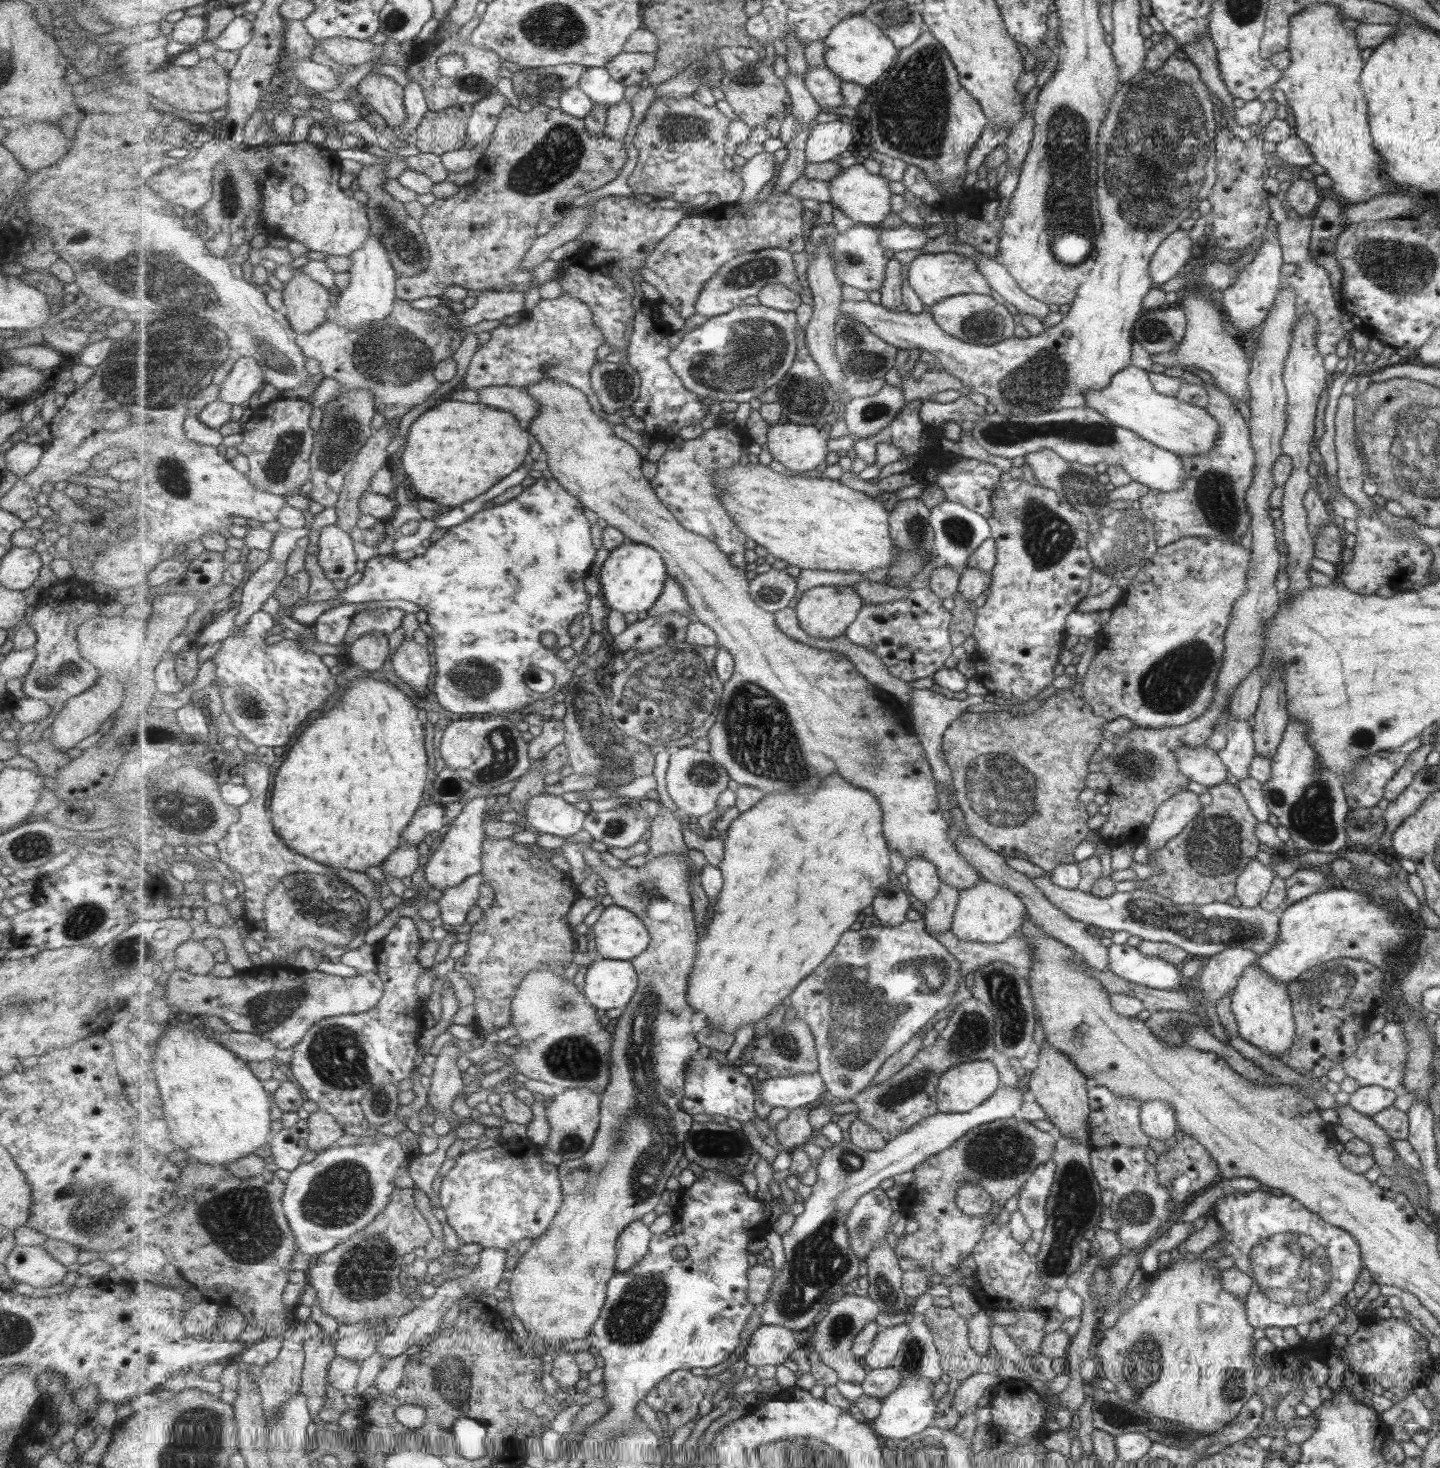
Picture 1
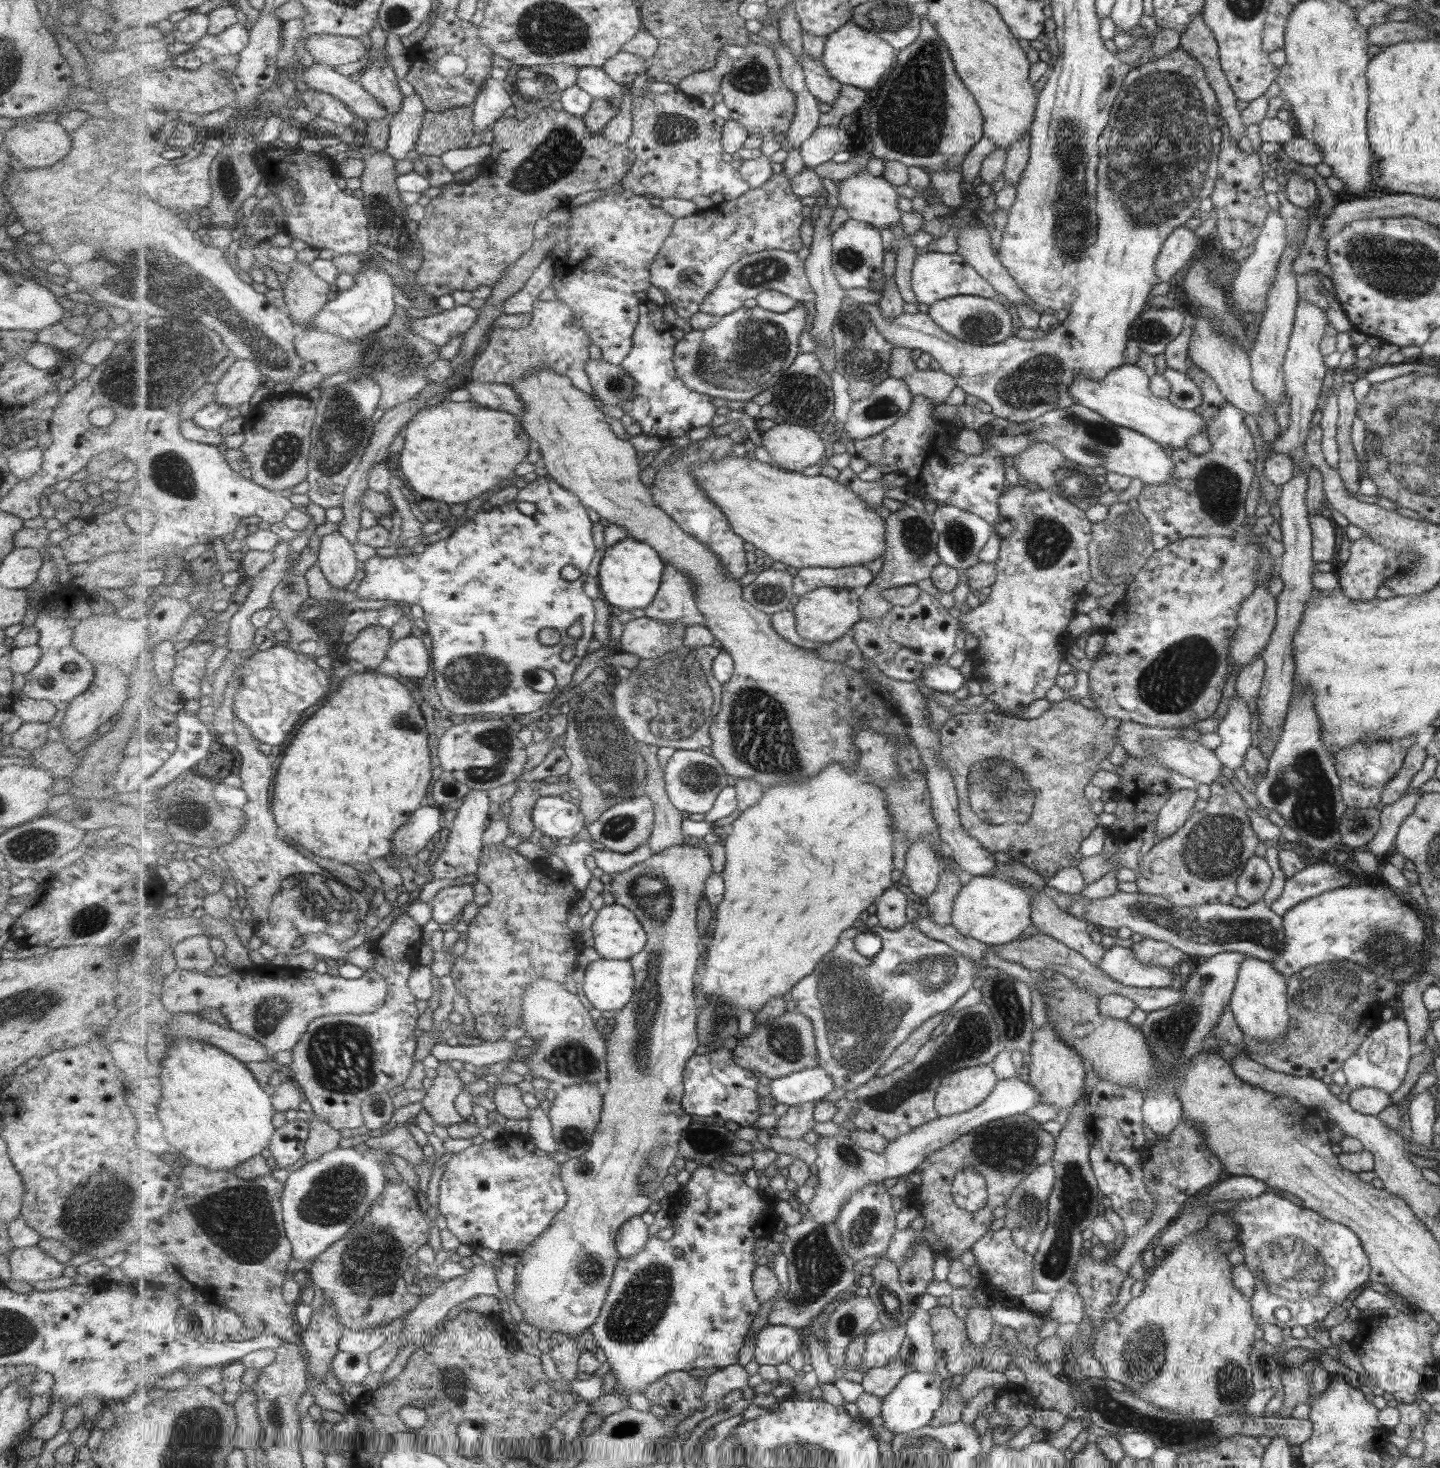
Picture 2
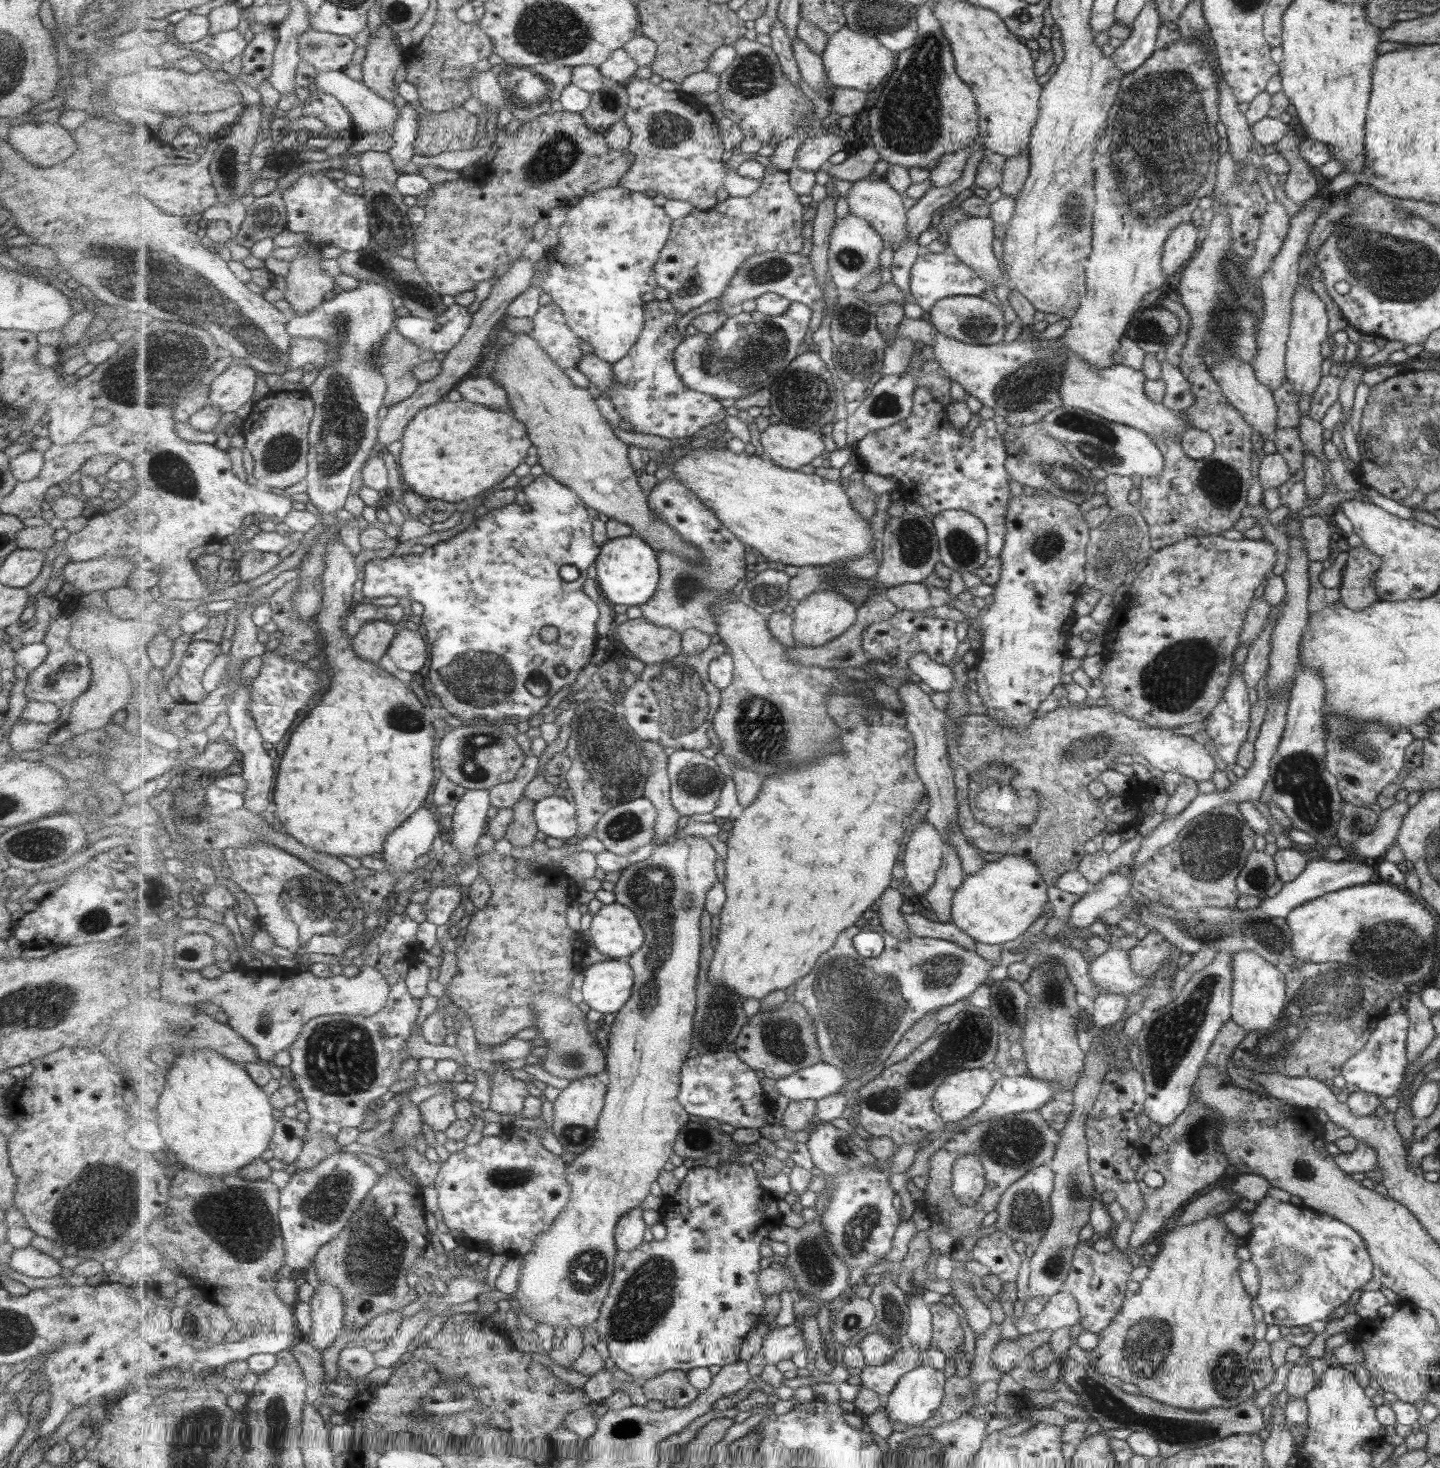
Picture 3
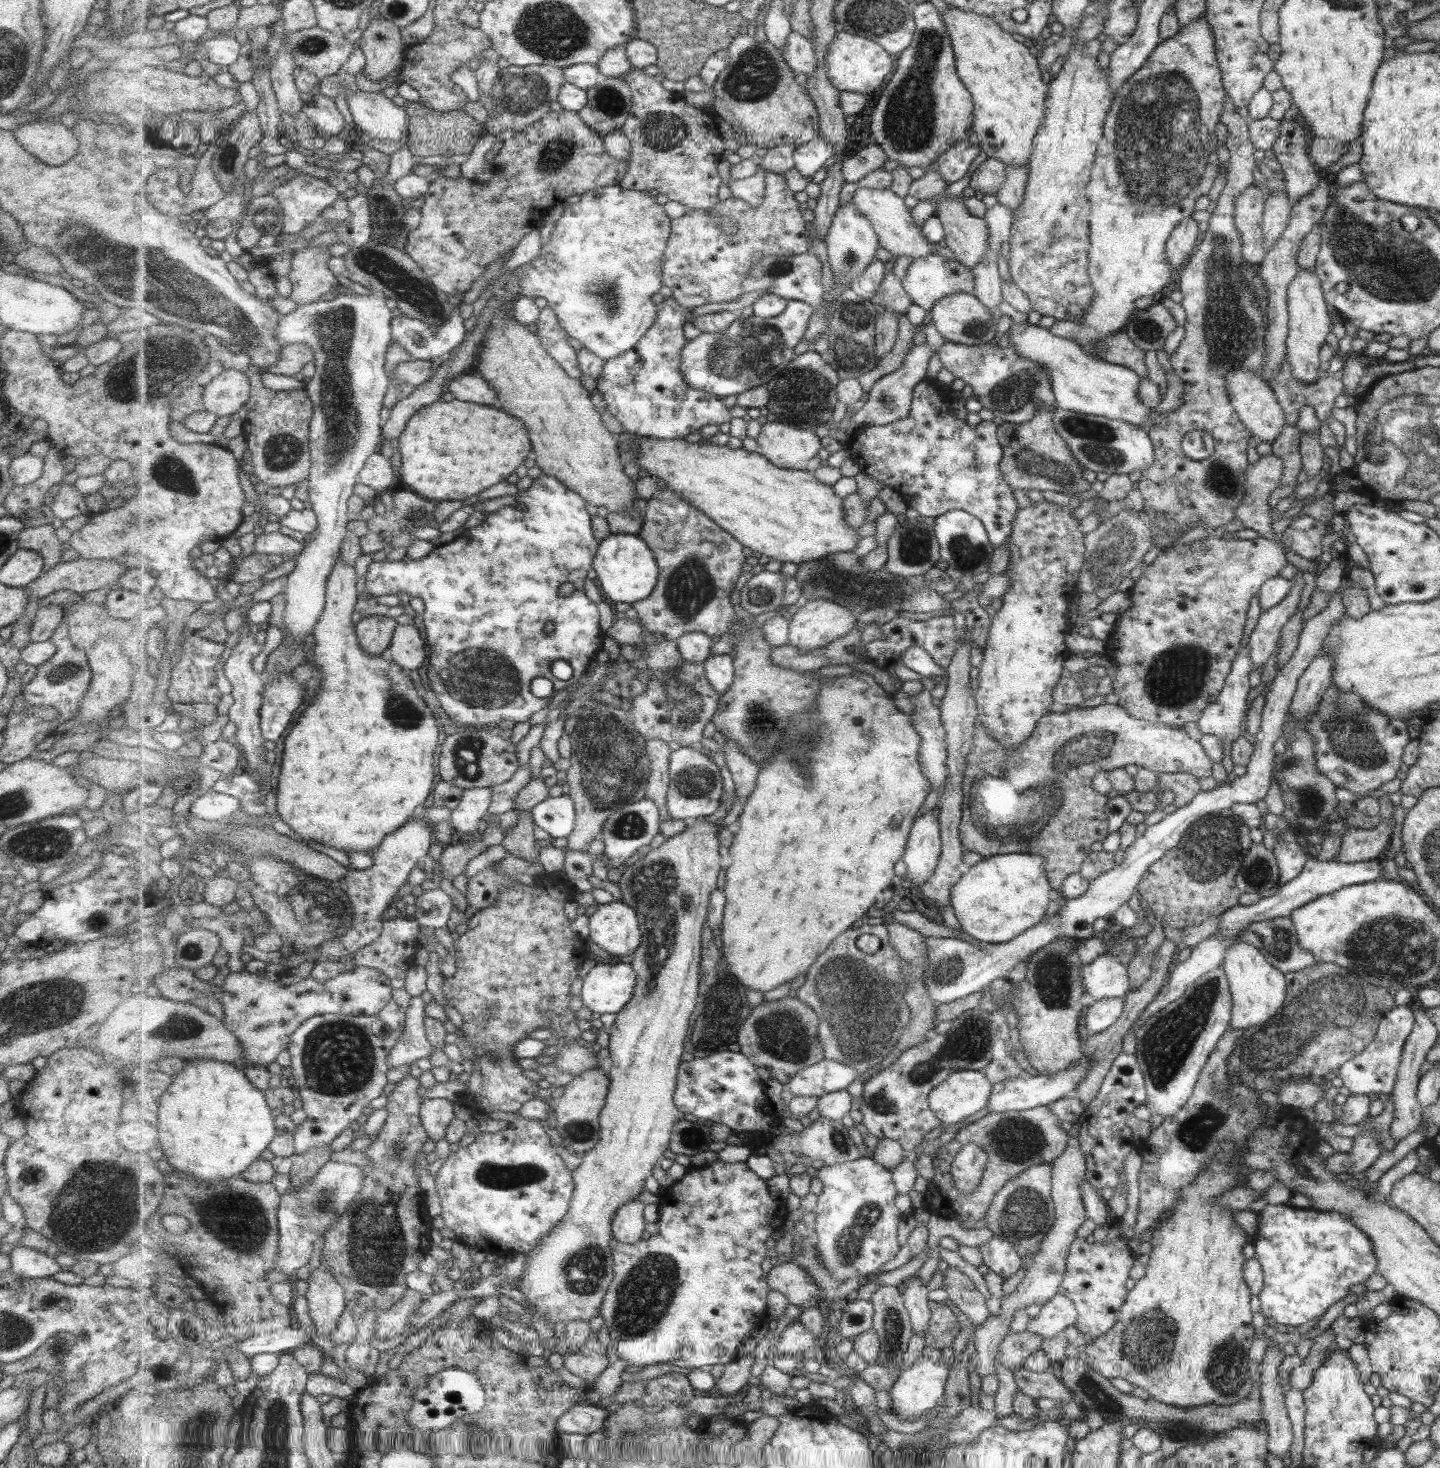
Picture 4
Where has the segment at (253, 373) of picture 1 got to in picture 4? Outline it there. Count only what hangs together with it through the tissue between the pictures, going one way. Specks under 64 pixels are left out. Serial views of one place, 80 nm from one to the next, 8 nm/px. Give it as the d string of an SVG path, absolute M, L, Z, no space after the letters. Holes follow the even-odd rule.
M226 368L214 378L203 393L203 409L217 416L236 416L251 396L251 383L248 374Z

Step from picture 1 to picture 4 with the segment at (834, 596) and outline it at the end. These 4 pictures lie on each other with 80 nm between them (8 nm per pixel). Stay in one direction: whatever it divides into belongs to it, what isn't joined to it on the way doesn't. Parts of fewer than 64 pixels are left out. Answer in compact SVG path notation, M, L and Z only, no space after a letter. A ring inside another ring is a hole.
M819 599L803 601L790 622L789 645L796 646L802 653L823 648L833 641L847 636L858 624L859 616L853 611L831 601Z

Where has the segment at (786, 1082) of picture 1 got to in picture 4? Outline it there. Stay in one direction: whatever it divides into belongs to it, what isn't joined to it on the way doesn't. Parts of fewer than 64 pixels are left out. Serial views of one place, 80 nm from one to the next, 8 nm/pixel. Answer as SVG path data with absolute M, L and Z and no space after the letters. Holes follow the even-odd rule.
M823 1059L821 1062L808 1066L796 1074L784 1086L784 1090L797 1096L817 1096L843 1091L857 1080L860 1072L856 1066L839 1062L837 1059Z

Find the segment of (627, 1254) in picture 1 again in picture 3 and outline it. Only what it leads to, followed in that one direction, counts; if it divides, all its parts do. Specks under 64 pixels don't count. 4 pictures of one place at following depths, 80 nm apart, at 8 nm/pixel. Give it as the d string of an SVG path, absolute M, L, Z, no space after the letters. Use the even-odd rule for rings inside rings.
M639 1205L625 1213L618 1222L616 1228L616 1247L618 1250L635 1250L645 1240L647 1224L643 1220L643 1212L645 1209L643 1210Z

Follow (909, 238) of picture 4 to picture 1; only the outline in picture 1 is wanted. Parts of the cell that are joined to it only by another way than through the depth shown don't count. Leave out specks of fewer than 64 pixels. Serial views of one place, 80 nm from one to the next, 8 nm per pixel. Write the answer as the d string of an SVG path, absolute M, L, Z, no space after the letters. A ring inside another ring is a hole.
M862 163L845 168L841 174L830 181L832 202L829 206L837 207L854 223L863 223L869 226L880 226L880 222L887 220L887 216L893 213L893 191L890 180L883 175L874 175L867 171Z

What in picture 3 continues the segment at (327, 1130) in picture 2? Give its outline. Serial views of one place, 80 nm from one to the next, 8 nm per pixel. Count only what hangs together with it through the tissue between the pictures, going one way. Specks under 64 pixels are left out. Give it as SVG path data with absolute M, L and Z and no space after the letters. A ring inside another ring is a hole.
M322 1132L310 1138L304 1145L301 1154L294 1162L296 1166L295 1173L311 1170L319 1166L326 1158L337 1154L341 1150L341 1145L334 1138Z

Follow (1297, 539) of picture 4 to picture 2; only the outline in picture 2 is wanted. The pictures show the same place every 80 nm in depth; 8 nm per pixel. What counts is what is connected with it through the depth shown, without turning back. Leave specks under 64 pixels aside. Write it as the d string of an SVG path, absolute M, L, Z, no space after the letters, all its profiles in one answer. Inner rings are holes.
M1329 514L1308 515L1312 528L1312 560L1329 562L1333 558L1335 532L1329 520Z

